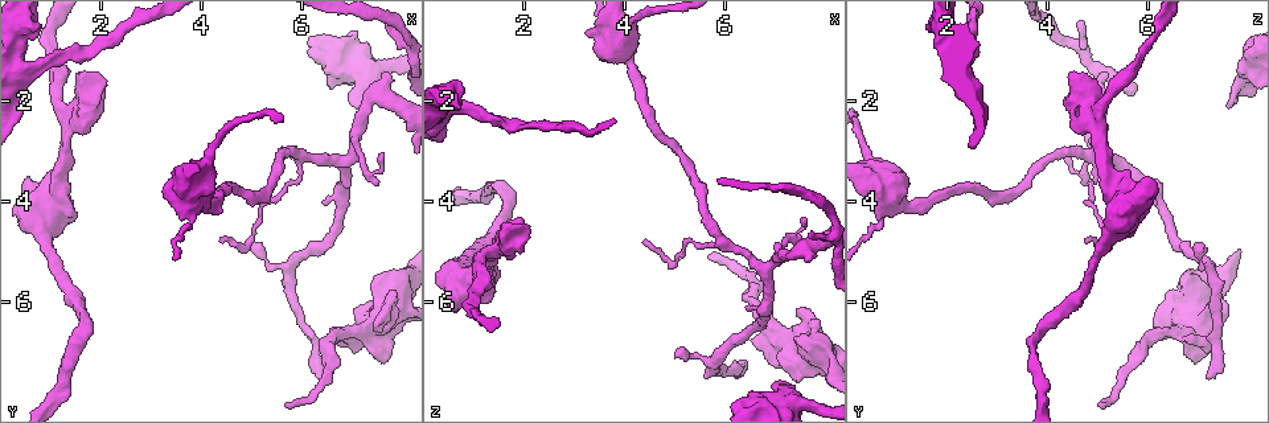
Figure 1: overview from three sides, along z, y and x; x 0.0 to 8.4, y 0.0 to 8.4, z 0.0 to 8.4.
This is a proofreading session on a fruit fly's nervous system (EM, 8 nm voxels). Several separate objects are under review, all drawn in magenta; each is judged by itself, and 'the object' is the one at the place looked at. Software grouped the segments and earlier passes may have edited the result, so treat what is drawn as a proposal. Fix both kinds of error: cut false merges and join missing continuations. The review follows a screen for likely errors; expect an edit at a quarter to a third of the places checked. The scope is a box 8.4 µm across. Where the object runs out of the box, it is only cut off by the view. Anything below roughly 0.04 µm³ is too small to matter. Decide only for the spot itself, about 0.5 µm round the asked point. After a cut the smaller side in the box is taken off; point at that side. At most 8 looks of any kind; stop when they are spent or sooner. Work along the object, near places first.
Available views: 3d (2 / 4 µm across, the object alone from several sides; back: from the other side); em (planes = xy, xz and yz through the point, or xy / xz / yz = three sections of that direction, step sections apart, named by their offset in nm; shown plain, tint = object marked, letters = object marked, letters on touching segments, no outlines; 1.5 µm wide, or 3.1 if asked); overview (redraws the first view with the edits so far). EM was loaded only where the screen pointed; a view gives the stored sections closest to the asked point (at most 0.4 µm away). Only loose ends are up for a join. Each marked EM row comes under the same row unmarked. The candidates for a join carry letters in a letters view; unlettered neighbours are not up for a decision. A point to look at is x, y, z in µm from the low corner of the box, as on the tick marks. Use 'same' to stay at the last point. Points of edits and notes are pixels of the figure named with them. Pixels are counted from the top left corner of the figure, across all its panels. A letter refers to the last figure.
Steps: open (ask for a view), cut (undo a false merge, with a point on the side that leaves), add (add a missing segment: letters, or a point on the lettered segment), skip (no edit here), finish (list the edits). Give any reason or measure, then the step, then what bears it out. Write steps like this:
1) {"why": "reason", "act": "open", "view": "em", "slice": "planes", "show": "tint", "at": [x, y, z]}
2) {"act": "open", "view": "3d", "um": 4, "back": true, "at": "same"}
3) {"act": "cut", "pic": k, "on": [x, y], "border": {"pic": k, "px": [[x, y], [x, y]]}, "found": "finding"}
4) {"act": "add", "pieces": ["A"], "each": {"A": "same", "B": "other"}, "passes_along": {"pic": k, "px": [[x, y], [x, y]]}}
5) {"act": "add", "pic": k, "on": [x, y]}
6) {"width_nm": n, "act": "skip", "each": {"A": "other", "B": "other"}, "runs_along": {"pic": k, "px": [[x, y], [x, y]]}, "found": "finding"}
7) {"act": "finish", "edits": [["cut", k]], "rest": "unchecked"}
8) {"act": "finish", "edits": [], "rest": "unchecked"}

{"why": "stops while still wide", "act": "open", "view": "em", "slice": "planes", "show": "letters", "at": [7.15, 2.10, 7.55]}

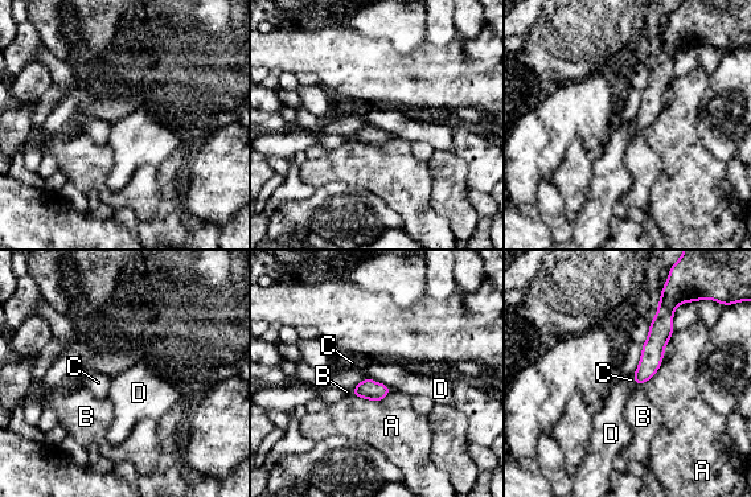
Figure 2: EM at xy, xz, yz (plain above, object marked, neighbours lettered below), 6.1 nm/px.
{"act": "skip", "each": {"A": "other", "B": "other", "C": "other", "D": "other"}, "runs_along": {"pic": 2, "px": [[661, 305], [660, 335], [639, 381]]}, "found": "no lettered segment goes on from it"}

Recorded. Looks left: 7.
{"why": "thick end", "act": "open", "view": "em", "slice": "planes", "show": "tint", "at": [7.45, 6.60, 6.25]}

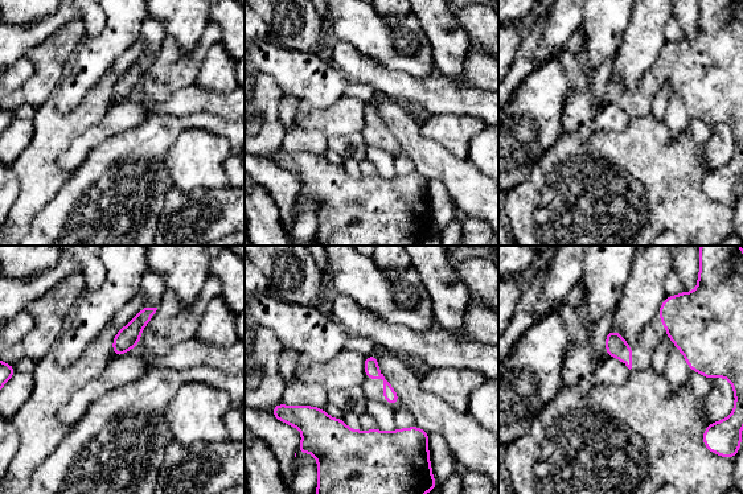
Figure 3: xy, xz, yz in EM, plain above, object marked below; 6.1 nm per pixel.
{"why": "see the neighbours", "act": "open", "view": "em", "slice": "planes", "show": "letters", "at": "same"}

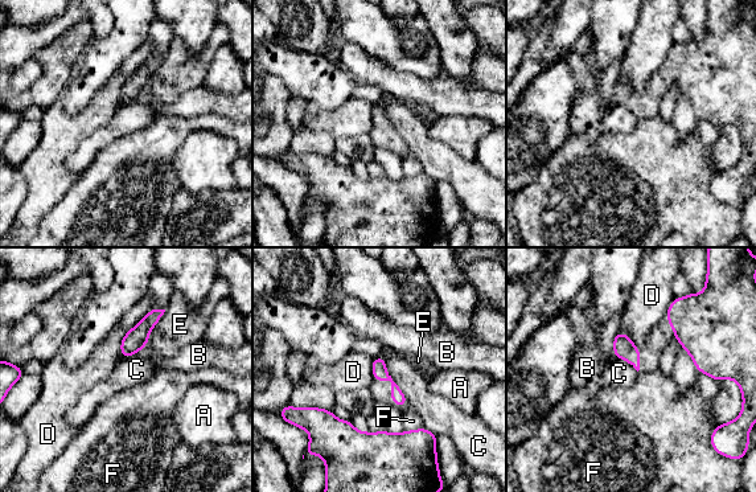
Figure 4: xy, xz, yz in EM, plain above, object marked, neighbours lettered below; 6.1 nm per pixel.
{"act": "skip", "each": {"A": "other", "B": "other", "C": "other", "D": "other", "E": "other", "F": "other"}, "runs_along": {"pic": 4, "px": [[377, 361], [402, 402]]}, "found": "none of them fits"}

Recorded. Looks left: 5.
{"why": "free end", "act": "open", "view": "em", "slice": "yz", "step": 8, "show": "letters", "at": [6.30, 7.55, 7.15]}

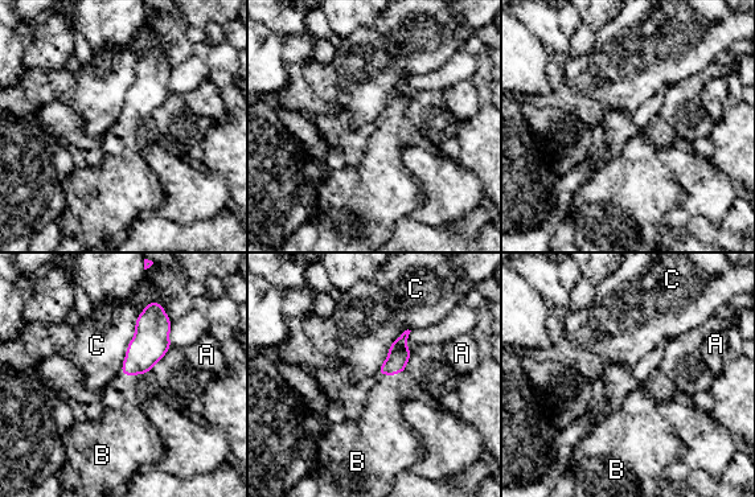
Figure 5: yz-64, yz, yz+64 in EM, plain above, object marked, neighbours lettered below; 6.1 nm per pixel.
{"act": "add", "pieces": ["B"], "each": {"A": "other", "B": "same", "C": "other"}, "found": "the cell continues"}

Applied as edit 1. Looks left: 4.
{"act": "finish", "edits": [["add", 5]], "rest": "unchecked"}

